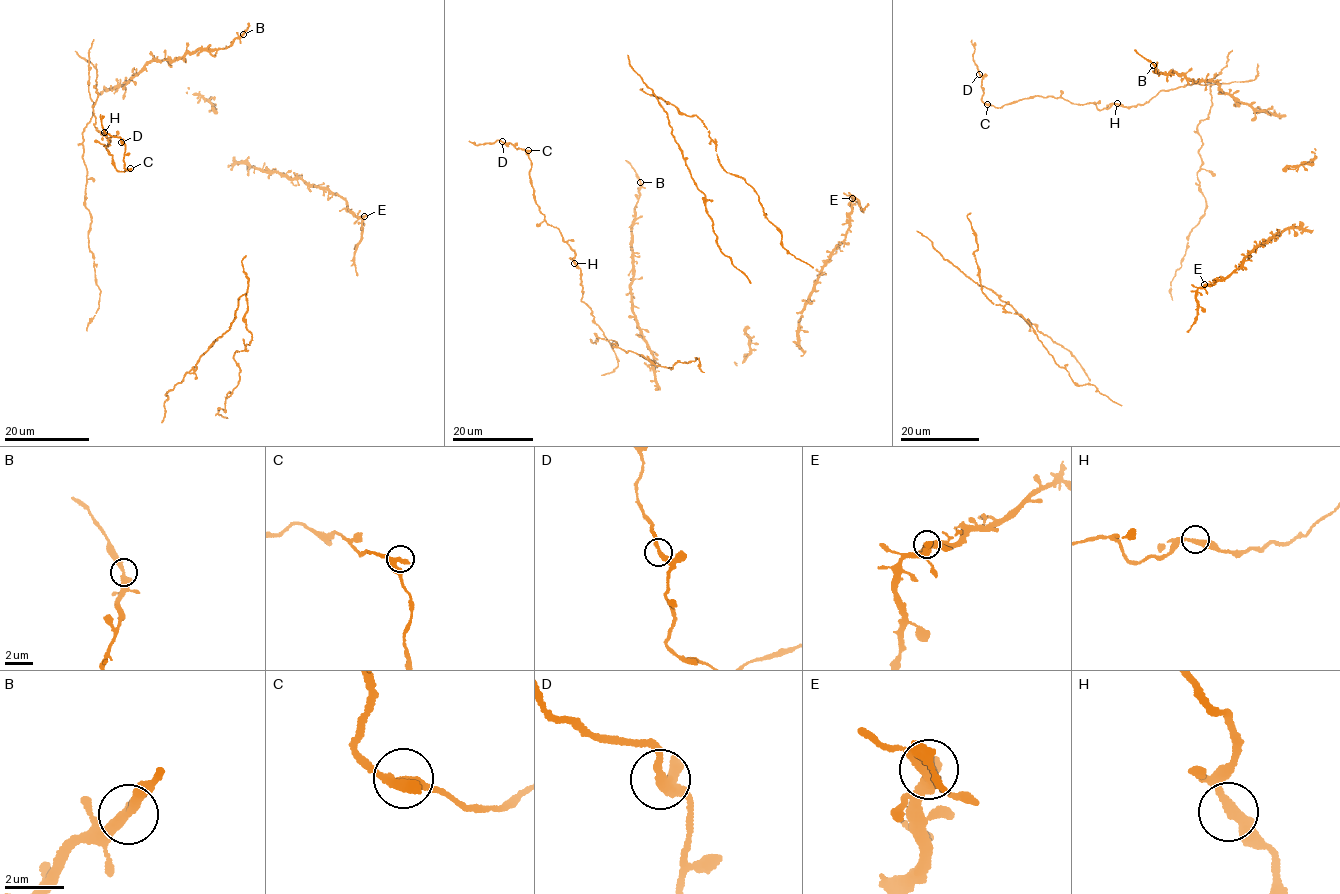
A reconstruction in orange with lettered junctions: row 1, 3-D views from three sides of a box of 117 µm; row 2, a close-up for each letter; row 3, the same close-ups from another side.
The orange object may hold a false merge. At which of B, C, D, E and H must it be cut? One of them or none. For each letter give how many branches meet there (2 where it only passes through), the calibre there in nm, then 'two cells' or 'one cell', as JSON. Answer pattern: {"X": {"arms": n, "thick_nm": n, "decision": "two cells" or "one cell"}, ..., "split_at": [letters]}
{"B": {"arms": 2, "thick_nm": 360, "decision": "two cells"}, "C": {"arms": 2, "thick_nm": 300, "decision": "one cell"}, "D": {"arms": 2, "thick_nm": 280, "decision": "one cell"}, "E": {"arms": 2, "thick_nm": 320, "decision": "one cell"}, "H": {"arms": 2, "thick_nm": 360, "decision": "one cell"}, "split_at": ["B"]}

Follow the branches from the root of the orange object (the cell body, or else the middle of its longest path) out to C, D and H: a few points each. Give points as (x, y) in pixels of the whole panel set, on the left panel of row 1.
C: (98, 75), (94, 126), (110, 139), (110, 145), (104, 144), (113, 156), (115, 168), (122, 172), (130, 168)
D: (98, 75), (94, 126), (110, 139), (110, 145), (104, 144), (122, 172), (127, 170), (121, 142)
H: (98, 75), (95, 86), (99, 93), (92, 107), (94, 126), (104, 132)

